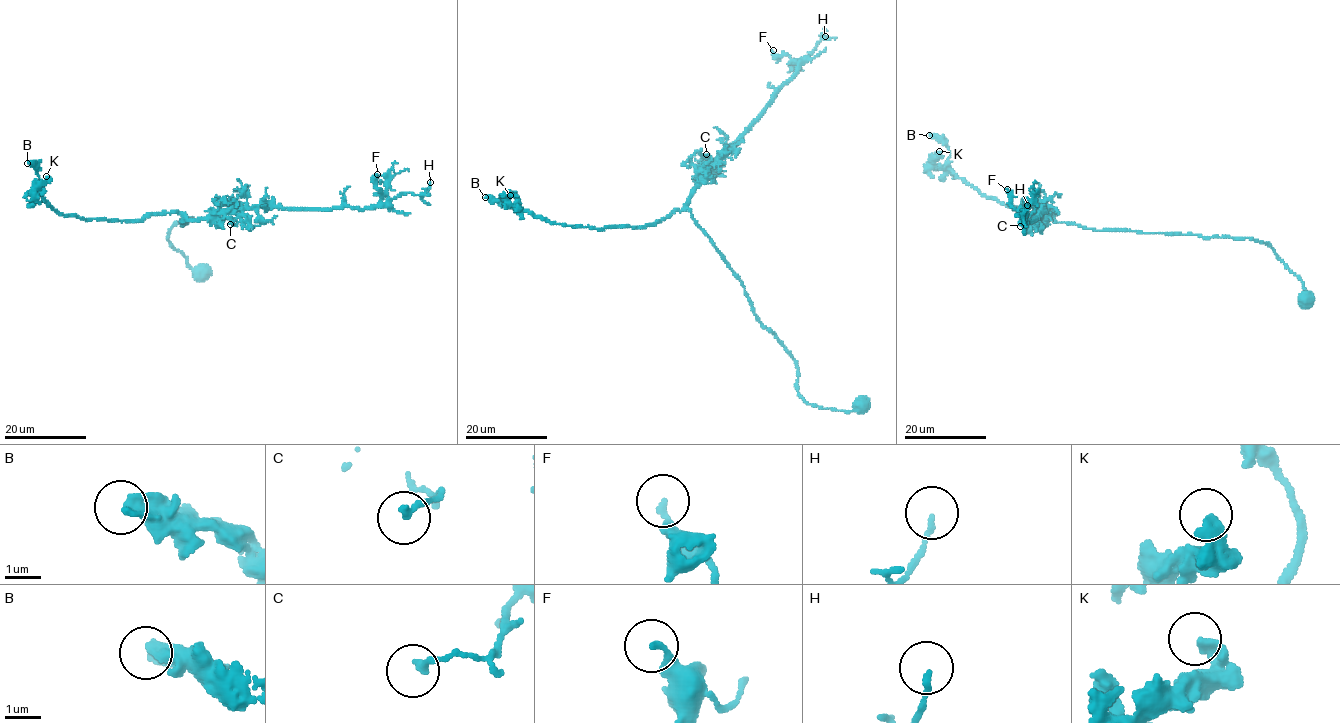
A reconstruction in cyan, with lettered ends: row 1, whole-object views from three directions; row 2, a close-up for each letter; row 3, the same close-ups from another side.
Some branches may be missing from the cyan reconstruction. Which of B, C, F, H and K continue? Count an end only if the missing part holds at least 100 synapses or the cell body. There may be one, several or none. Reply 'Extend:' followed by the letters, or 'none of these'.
Extend: none of these

